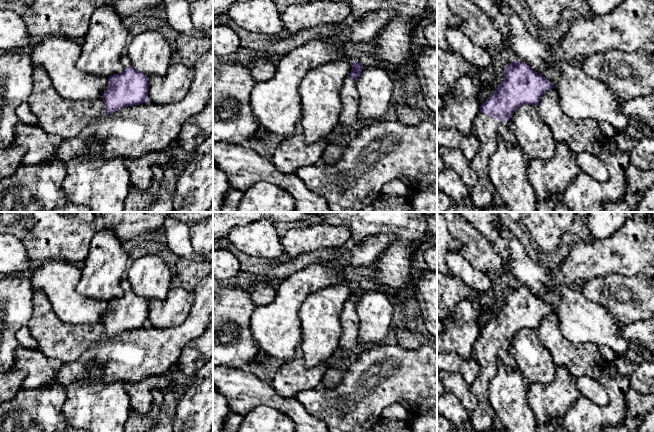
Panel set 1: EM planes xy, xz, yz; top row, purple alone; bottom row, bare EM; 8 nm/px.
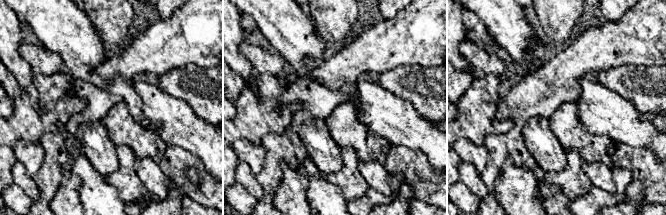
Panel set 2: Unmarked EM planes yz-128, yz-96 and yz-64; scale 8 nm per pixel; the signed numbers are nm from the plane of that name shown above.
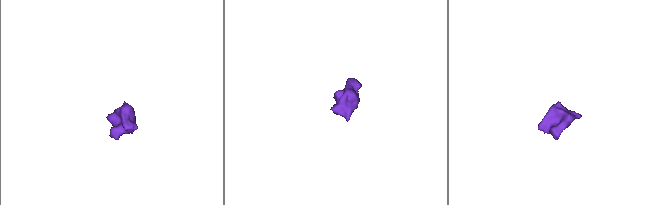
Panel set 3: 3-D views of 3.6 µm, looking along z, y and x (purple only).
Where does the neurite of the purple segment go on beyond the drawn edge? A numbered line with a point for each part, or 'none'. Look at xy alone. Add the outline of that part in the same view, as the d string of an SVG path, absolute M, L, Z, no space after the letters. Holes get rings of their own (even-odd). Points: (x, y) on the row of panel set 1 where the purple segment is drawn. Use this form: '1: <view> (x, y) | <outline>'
1: xy (125, 61) | M125 52L120 58L120 64L126 69L132 66L131 60Z

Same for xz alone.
1: xz (349, 116) | M348 77L340 92L343 105L339 116L339 124L344 127L352 127L360 121L359 119L359 94L355 80Z

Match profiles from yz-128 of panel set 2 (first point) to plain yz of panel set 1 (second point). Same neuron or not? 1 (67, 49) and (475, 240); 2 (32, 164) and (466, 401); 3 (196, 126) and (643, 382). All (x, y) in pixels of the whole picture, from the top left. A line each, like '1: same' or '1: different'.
1: different
2: different
3: different

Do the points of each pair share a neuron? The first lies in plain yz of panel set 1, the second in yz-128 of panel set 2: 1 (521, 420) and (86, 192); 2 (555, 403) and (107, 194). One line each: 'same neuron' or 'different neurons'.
1: different neurons
2: different neurons

